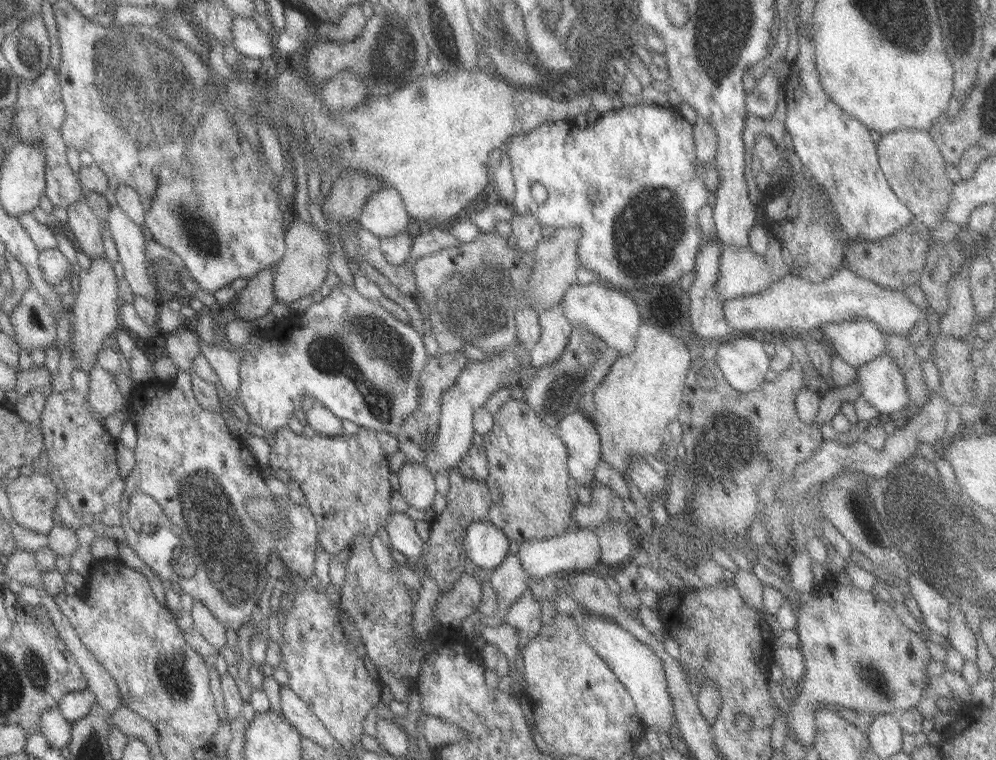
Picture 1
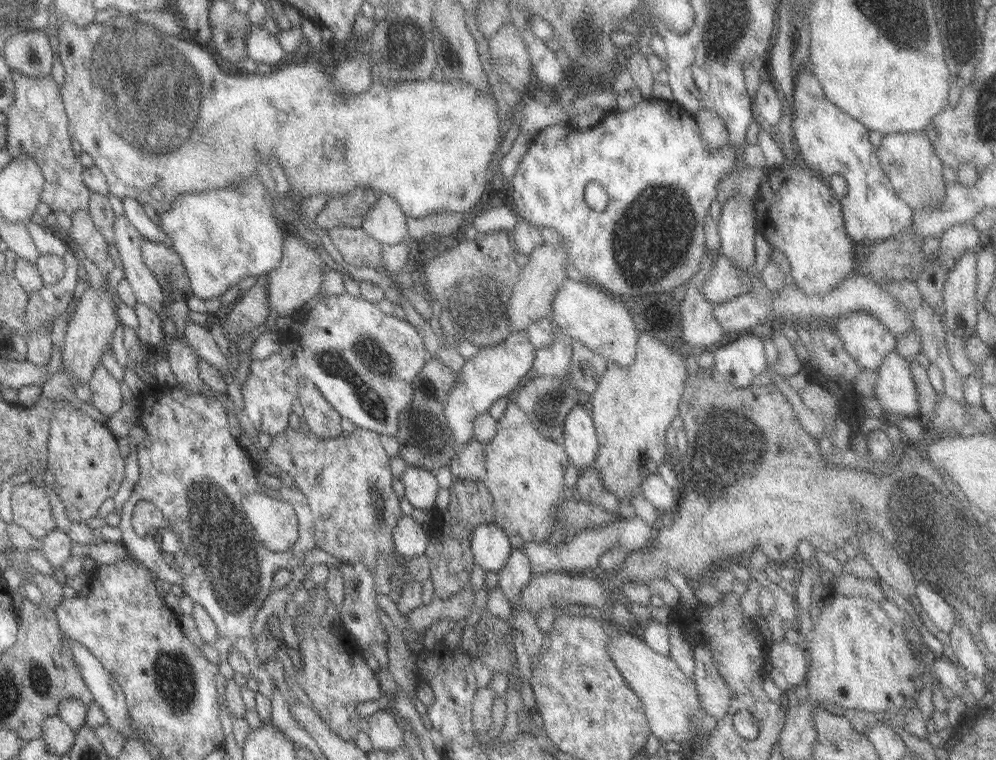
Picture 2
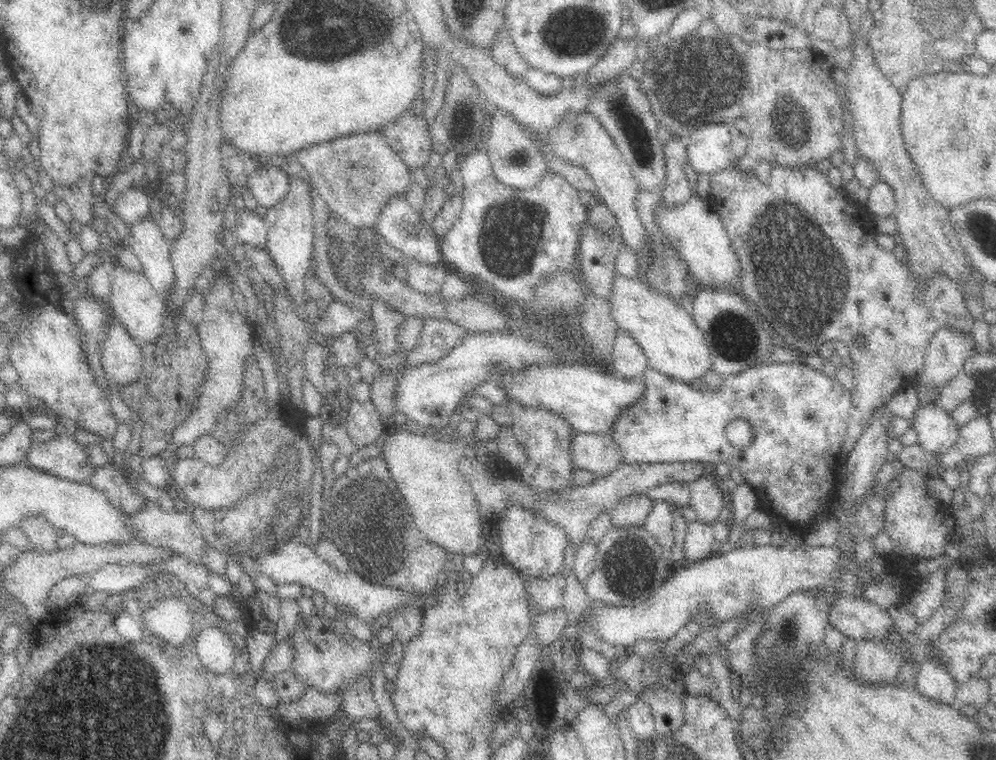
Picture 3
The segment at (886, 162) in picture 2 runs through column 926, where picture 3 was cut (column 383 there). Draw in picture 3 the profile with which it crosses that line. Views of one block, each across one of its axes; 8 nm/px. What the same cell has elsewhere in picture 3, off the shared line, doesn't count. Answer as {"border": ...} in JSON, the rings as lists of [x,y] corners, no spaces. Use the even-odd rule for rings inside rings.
{"border":[[[379,131],[358,132],[299,150],[289,161],[304,167],[311,184],[326,202],[330,216],[345,220],[354,228],[377,224],[380,211],[397,194],[405,194],[413,175],[394,153]]]}

